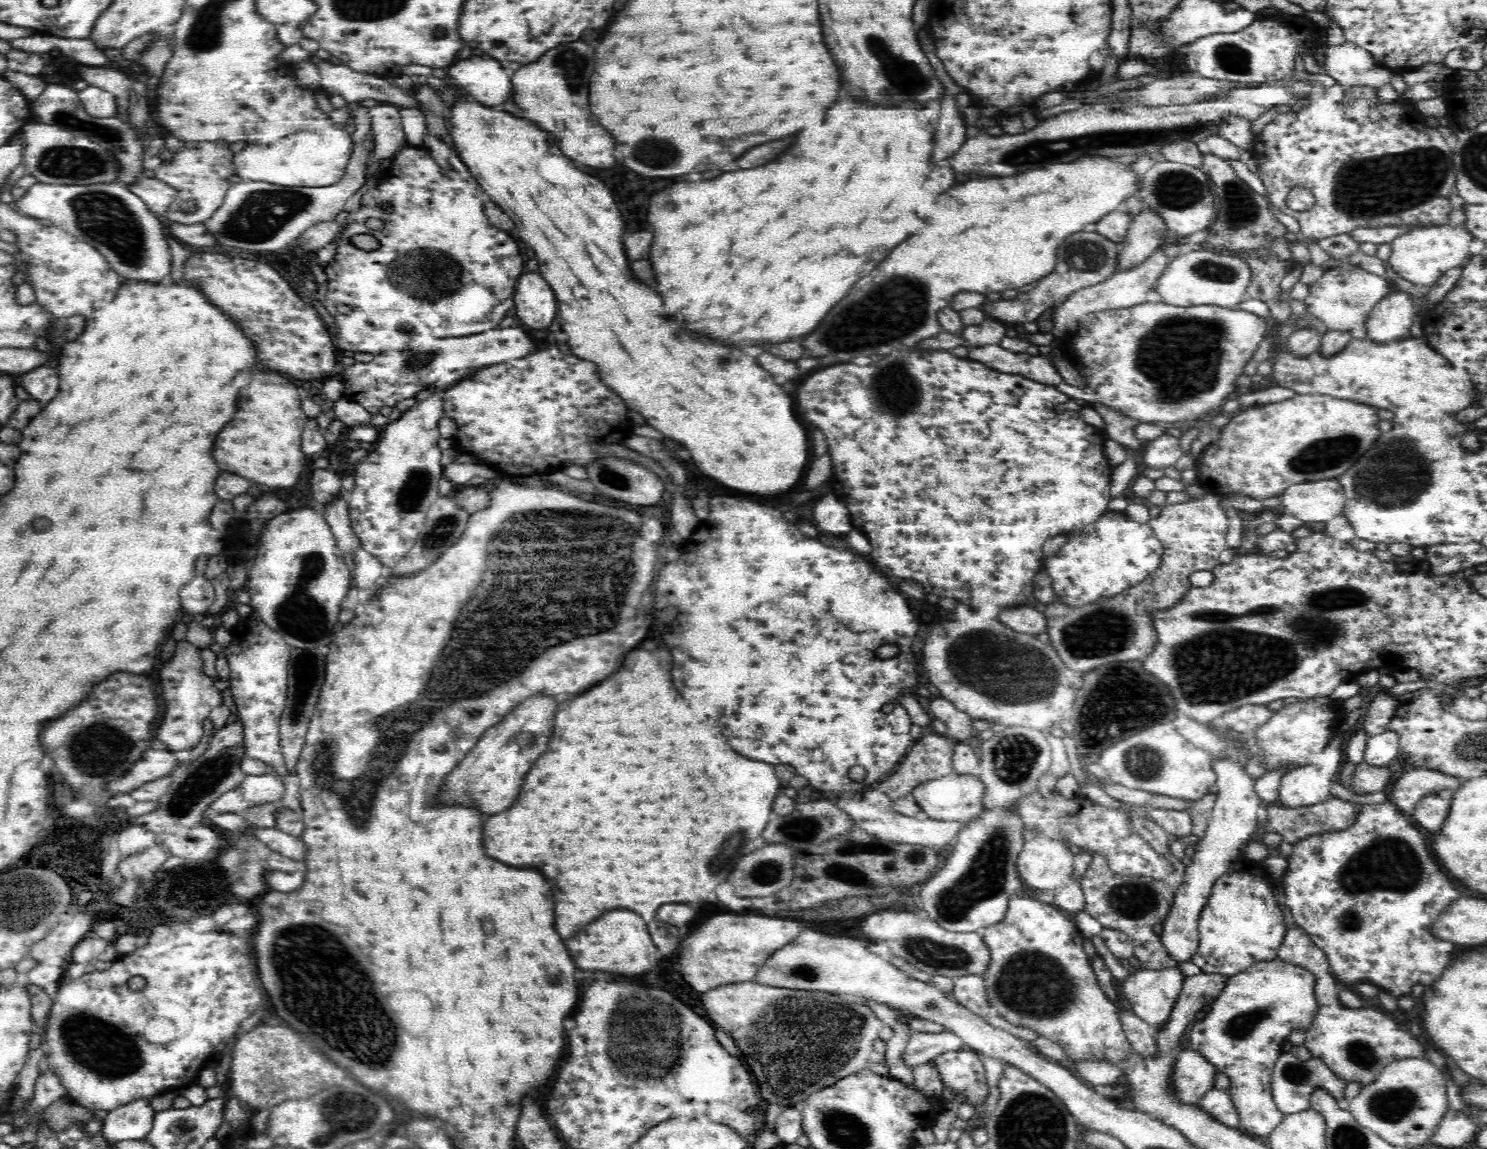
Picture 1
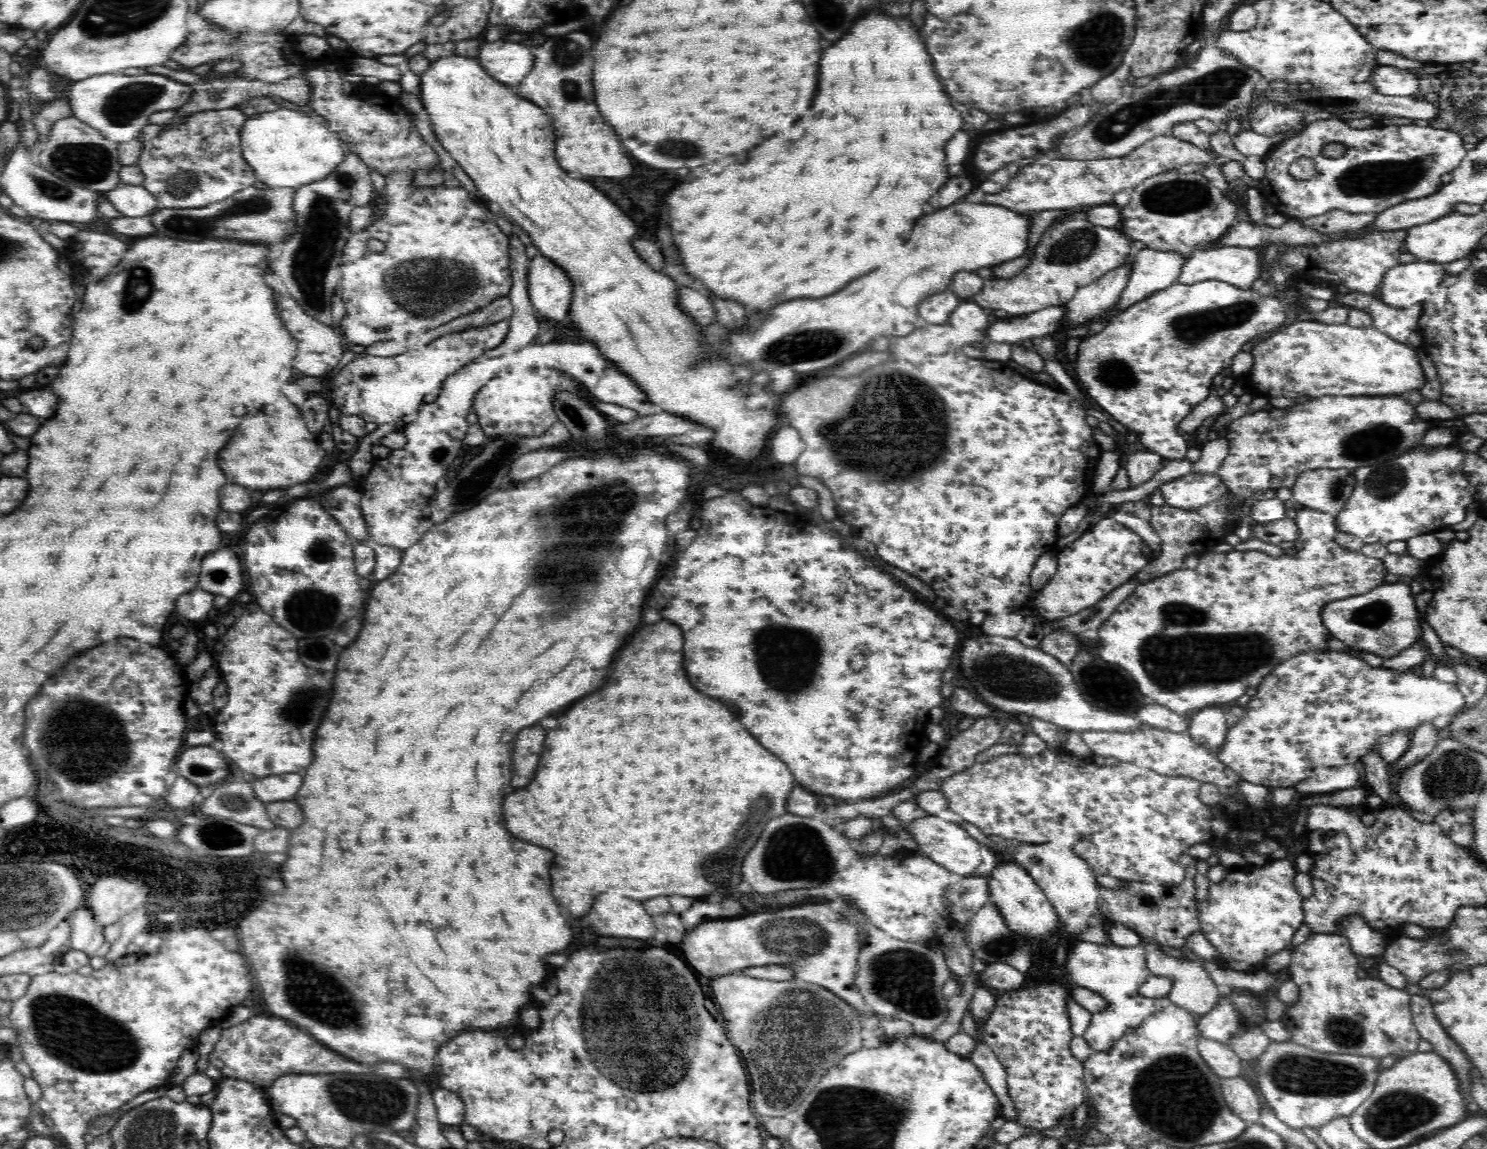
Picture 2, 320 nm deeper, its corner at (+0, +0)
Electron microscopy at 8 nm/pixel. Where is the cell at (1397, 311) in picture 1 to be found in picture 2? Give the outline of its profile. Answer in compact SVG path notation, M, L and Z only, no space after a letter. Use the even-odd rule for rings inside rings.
M1434 261L1400 263L1386 271L1380 285L1382 302L1396 308L1421 305L1446 277L1444 265Z

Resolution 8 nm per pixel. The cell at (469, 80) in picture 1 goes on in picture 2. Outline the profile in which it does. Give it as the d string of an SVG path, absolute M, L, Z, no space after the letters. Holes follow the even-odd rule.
M520 41L483 42L477 58L494 79L504 84L522 82L534 66L533 48Z

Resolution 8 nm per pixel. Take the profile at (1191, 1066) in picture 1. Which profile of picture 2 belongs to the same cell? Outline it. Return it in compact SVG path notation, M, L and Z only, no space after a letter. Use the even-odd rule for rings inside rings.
M1206 1037L1198 1040L1198 1052L1217 1077L1240 1077L1242 1059L1228 1045Z

